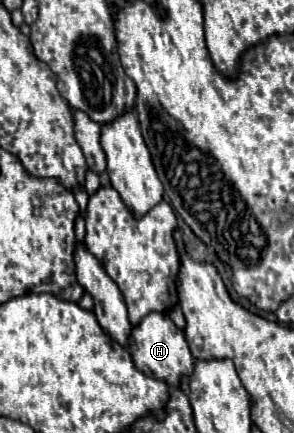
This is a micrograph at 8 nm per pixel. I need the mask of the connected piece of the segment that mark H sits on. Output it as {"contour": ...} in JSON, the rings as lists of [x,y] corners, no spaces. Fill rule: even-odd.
{"contour":[[[152,311],[136,327],[132,327],[132,333],[128,337],[128,349],[138,371],[154,379],[164,379],[168,385],[180,385],[180,377],[190,375],[194,367],[194,357],[188,349],[184,331],[178,329],[166,313]]]}

